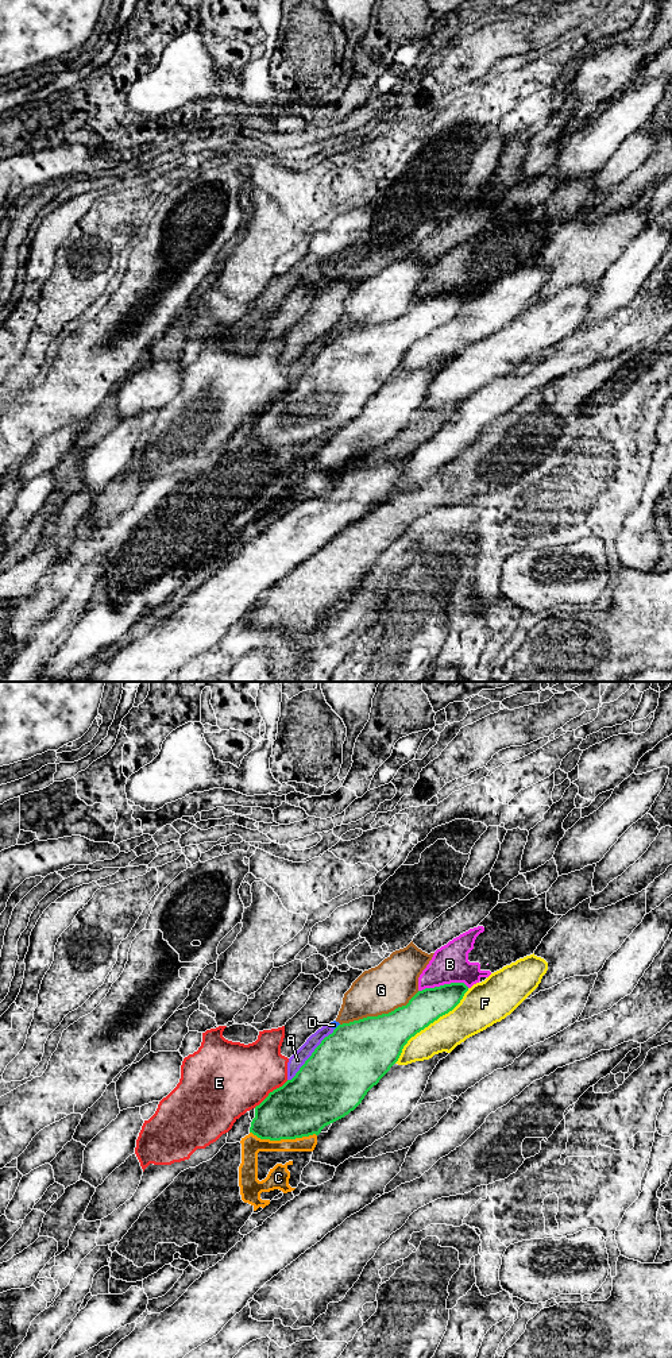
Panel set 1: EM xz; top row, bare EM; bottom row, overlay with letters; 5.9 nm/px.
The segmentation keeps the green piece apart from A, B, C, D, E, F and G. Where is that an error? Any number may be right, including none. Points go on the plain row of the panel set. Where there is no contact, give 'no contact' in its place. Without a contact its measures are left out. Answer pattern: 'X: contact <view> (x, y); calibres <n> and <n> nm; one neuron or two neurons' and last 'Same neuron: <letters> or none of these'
A: contact xz (312, 363); calibres 400 and 90 nm; two neurons
B: contact xz (444, 293); calibres 200 and 220 nm; two neurons
C: contact xz (284, 447); calibres 360 and 130 nm; two neurons
D: contact xz (338, 335); calibres 400 and 50 nm; two neurons
E: contact xz (270, 401); calibres 360 and 440 nm; two neurons
F: contact xz (429, 332); calibres 240 and 220 nm; two neurons
G: contact xz (379, 324); calibres 380 and 280 nm; two neurons
Same neuron: none of these

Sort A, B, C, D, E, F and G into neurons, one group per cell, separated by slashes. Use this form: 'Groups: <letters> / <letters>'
Groups: A D / B / C / E / F / G

